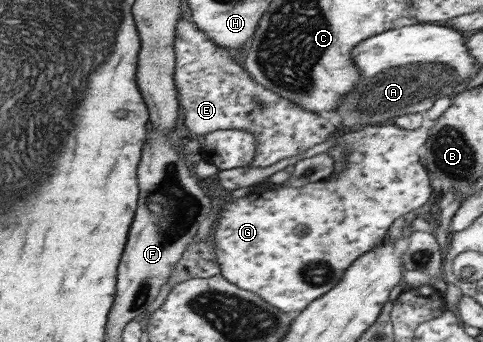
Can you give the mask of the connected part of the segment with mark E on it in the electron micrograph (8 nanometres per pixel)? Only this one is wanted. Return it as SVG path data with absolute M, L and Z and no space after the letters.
M185 16L181 17L177 25L175 76L180 93L180 105L184 109L183 124L191 132L191 138L196 135L204 137L217 130L233 128L249 130L257 134L259 147L257 147L257 157L247 167L271 167L279 159L303 153L309 147L323 143L328 137L333 137L340 132L327 119L318 116L308 108L301 107L300 104L293 103L292 100L285 99L284 96L277 95L277 91L259 83L241 65L237 65L234 53L238 51L231 53L231 49L221 47L215 39L211 39L205 31L201 31L201 27L193 22L191 17L188 21Z

